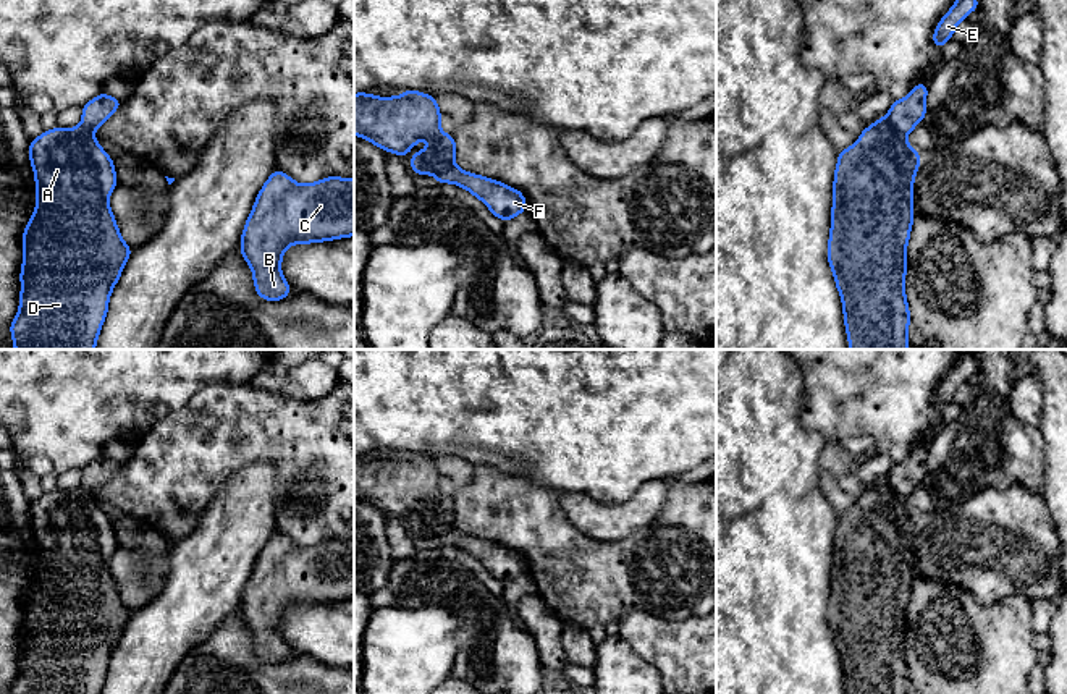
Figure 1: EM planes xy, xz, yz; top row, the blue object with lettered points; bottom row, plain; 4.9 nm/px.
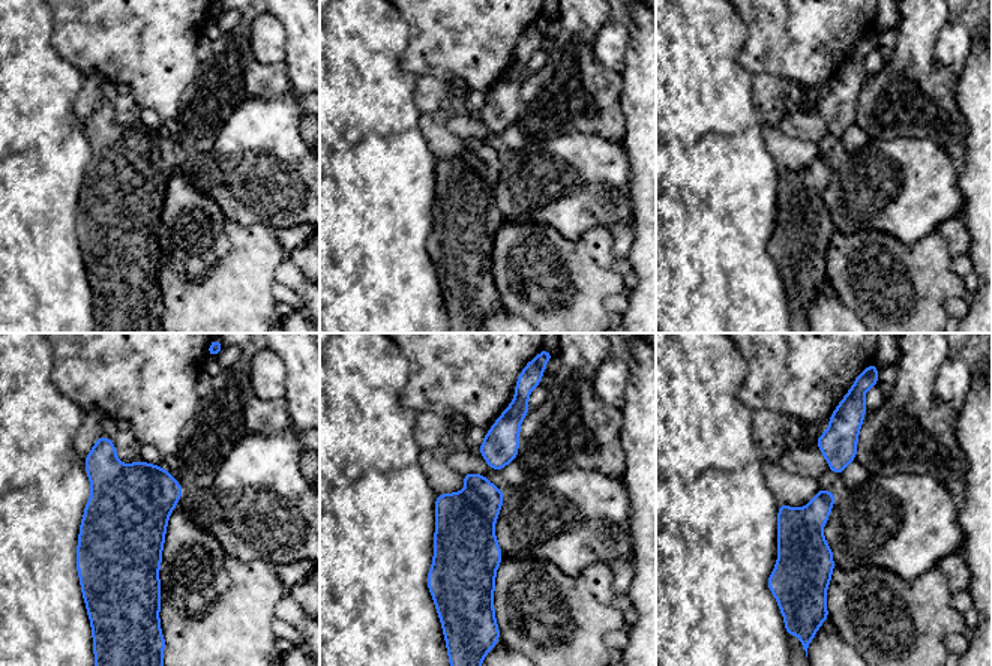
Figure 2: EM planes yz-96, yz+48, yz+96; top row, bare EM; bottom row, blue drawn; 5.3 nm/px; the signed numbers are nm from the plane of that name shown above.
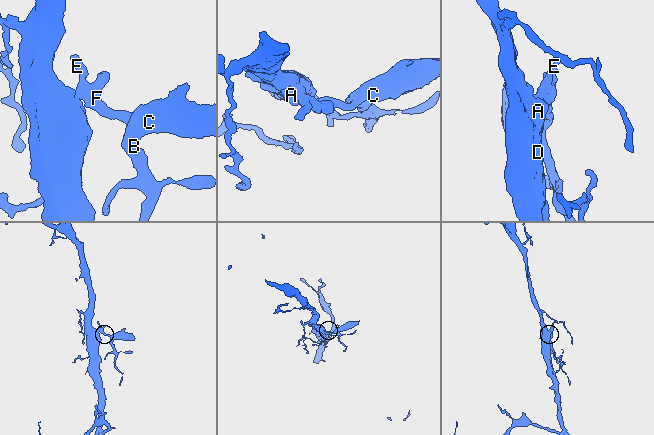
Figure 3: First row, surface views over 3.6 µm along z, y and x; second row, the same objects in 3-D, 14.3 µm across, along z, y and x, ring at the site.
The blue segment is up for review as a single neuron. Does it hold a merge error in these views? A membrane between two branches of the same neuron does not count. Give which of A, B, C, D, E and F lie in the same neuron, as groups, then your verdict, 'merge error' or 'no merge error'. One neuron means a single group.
groups A D / B C E F; merge error

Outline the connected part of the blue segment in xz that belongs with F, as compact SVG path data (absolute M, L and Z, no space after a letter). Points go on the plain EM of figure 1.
M456 527L440 535L435 542L440 547L453 545L467 552L470 556L480 561L495 579L501 581L503 584L517 579L527 571L527 563L519 552L482 537L464 534Z

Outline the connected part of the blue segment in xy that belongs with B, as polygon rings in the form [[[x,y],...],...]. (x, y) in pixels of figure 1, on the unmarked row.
[[[275,532],[255,560],[241,597],[241,616],[265,663],[289,658],[281,621],[293,607],[354,599],[354,540],[328,539],[299,547]]]

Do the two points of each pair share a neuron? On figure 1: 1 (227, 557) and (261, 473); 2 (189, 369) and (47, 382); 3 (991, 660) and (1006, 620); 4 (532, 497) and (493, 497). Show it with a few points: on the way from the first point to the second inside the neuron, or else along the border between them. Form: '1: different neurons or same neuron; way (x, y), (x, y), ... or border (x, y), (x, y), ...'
1: same neuron; way (228, 536), (243, 515), (249, 494)
2: same neuron; way (154, 369), (83, 369)
3: same neuron; way (991, 651), (991, 646), (1004, 630)
4: same neuron; way (522, 497), (503, 497)

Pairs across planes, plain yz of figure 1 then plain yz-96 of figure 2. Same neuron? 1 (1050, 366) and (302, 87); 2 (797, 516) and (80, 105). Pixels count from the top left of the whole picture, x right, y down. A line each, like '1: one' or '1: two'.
1: one
2: two

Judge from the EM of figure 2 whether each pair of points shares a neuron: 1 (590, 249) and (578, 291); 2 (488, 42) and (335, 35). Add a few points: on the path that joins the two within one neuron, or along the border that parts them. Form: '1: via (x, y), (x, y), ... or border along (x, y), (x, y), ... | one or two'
1: via (589, 260), (578, 281) | one
2: border along (399, 15), (408, 32), (399, 65), (413, 72) | two

